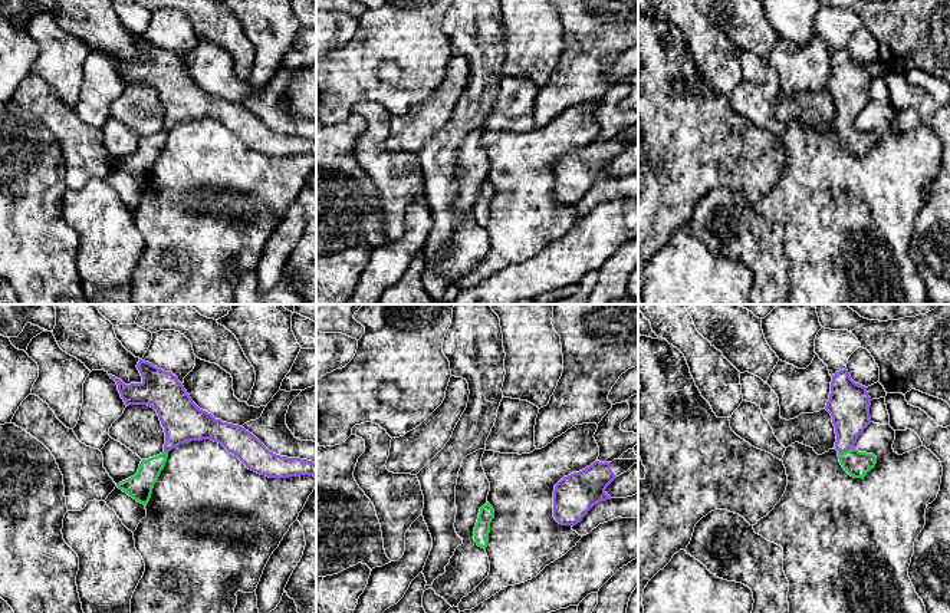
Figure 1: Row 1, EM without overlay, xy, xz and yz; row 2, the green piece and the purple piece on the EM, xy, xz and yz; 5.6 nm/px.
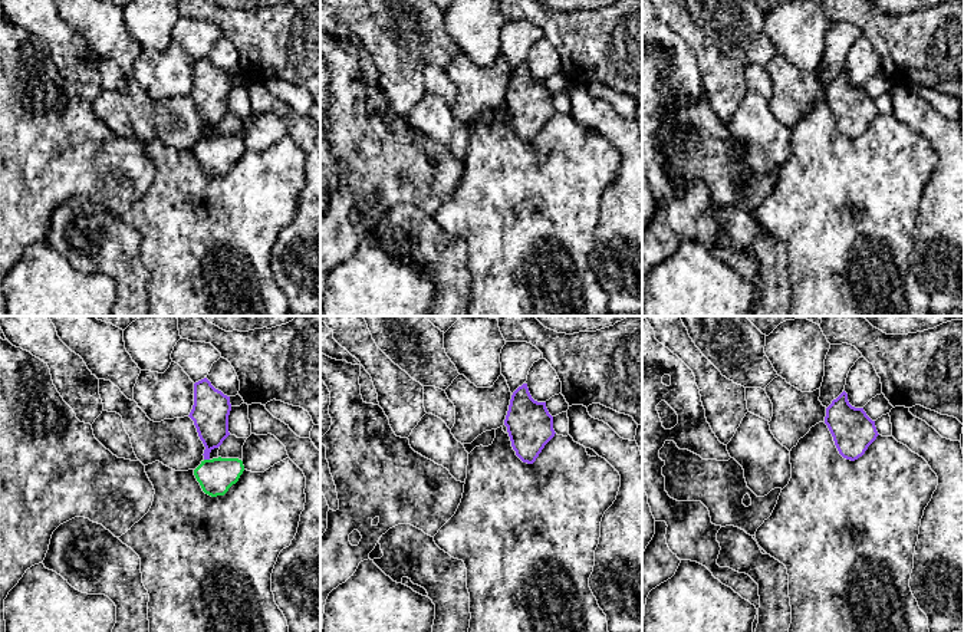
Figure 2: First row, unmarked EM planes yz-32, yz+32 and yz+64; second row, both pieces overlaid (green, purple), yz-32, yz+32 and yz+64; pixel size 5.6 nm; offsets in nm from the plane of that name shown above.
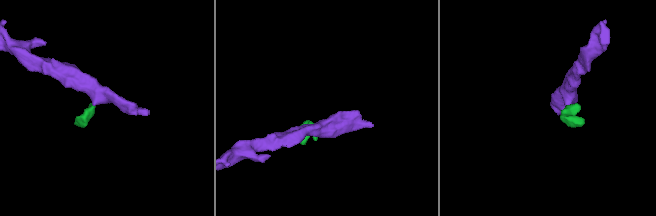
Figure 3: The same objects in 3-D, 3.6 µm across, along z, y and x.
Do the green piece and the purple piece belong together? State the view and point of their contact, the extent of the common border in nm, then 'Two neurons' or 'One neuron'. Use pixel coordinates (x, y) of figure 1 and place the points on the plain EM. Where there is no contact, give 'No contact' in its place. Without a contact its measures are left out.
Touches green at yz (845, 129). Shared border 100 nm. One neuron

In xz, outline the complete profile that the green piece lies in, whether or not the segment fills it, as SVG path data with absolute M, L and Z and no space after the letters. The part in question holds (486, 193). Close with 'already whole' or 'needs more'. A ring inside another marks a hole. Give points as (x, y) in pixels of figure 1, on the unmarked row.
M486 181L479 191L479 197L474 205L474 220L479 225L484 227L489 221L489 211L490 211L490 201L494 197L494 188L493 185Z | already whole

